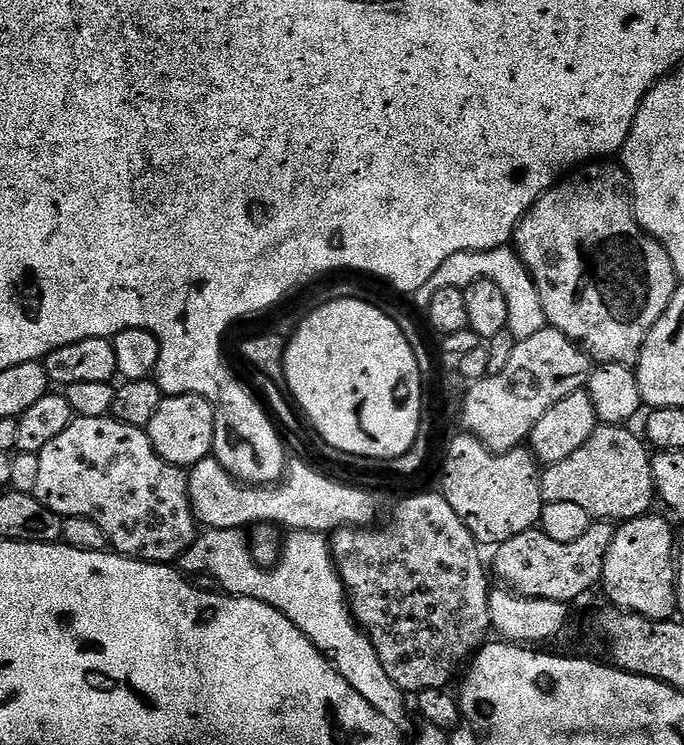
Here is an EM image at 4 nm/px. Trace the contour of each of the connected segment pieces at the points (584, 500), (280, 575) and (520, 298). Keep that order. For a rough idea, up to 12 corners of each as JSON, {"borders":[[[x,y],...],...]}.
{"borders":[[[600,426],[540,473],[545,504],[600,522],[653,511],[647,443]],[[210,528],[181,573],[274,606],[394,726],[406,693],[352,619],[323,532],[274,566],[238,528]],[[515,247],[450,254],[414,293],[420,310],[443,288],[498,282],[517,341],[546,327]]]}

